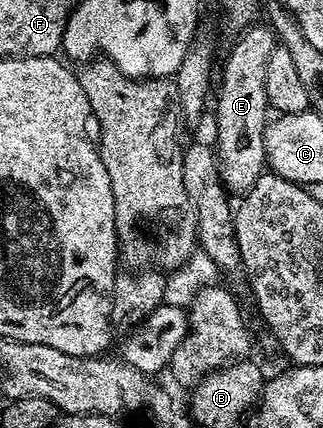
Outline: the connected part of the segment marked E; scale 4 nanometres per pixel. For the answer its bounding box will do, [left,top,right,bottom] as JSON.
[215,23,277,195]

